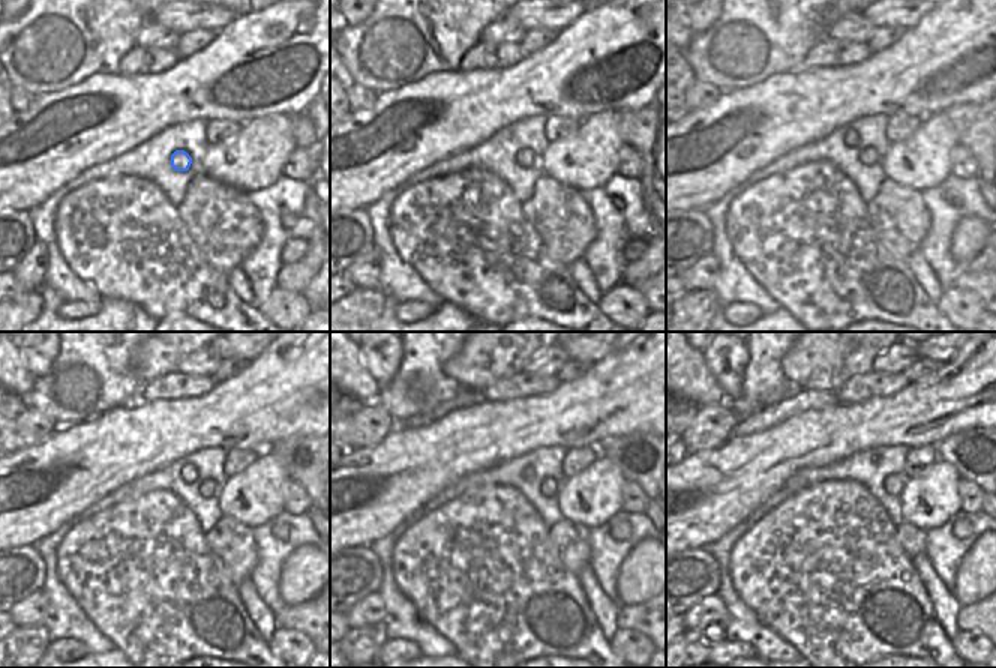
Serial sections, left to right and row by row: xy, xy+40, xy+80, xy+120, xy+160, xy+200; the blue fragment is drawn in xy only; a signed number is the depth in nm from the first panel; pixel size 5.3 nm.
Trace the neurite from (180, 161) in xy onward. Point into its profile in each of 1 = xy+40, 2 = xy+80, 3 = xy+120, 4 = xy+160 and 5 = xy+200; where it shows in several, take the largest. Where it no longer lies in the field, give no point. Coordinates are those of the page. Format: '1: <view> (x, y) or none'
1: xy+40 (524, 158)
2: xy+80 (869, 155)
3: xy+120 (209, 488)
4: xy+160 (548, 487)
5: xy+200 (893, 484)

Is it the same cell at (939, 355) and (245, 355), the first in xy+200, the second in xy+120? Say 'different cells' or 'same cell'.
same cell

